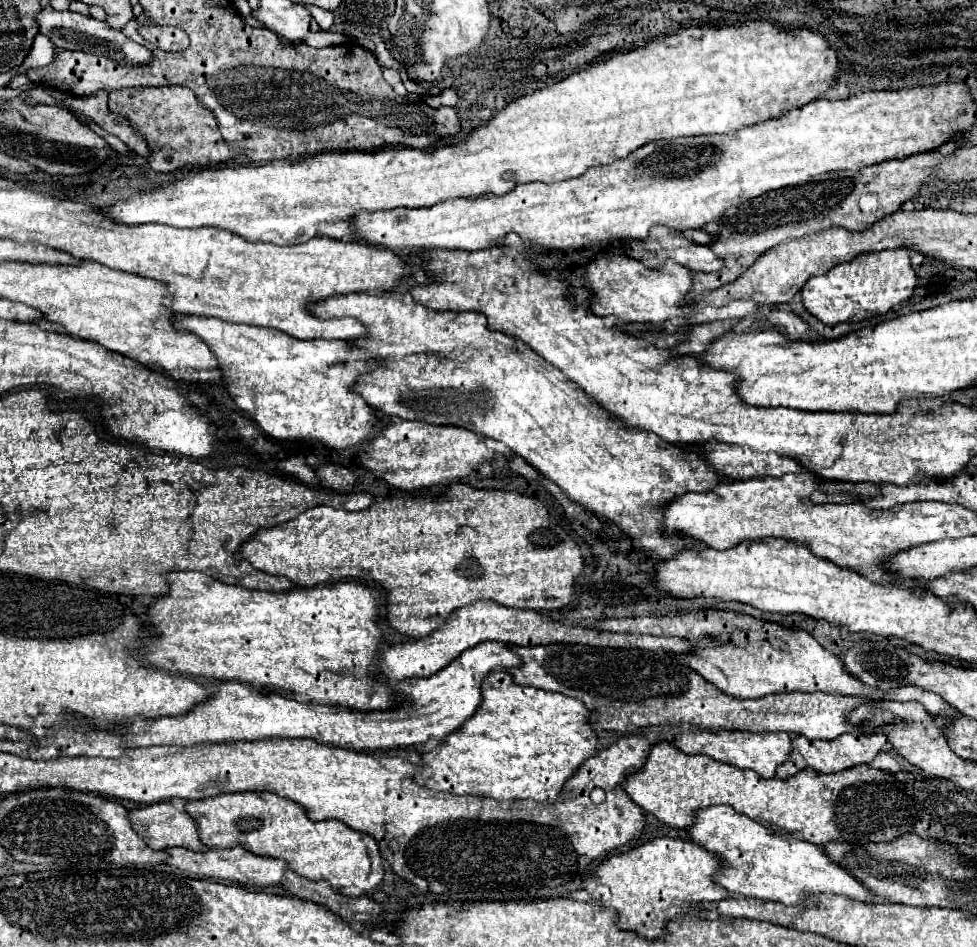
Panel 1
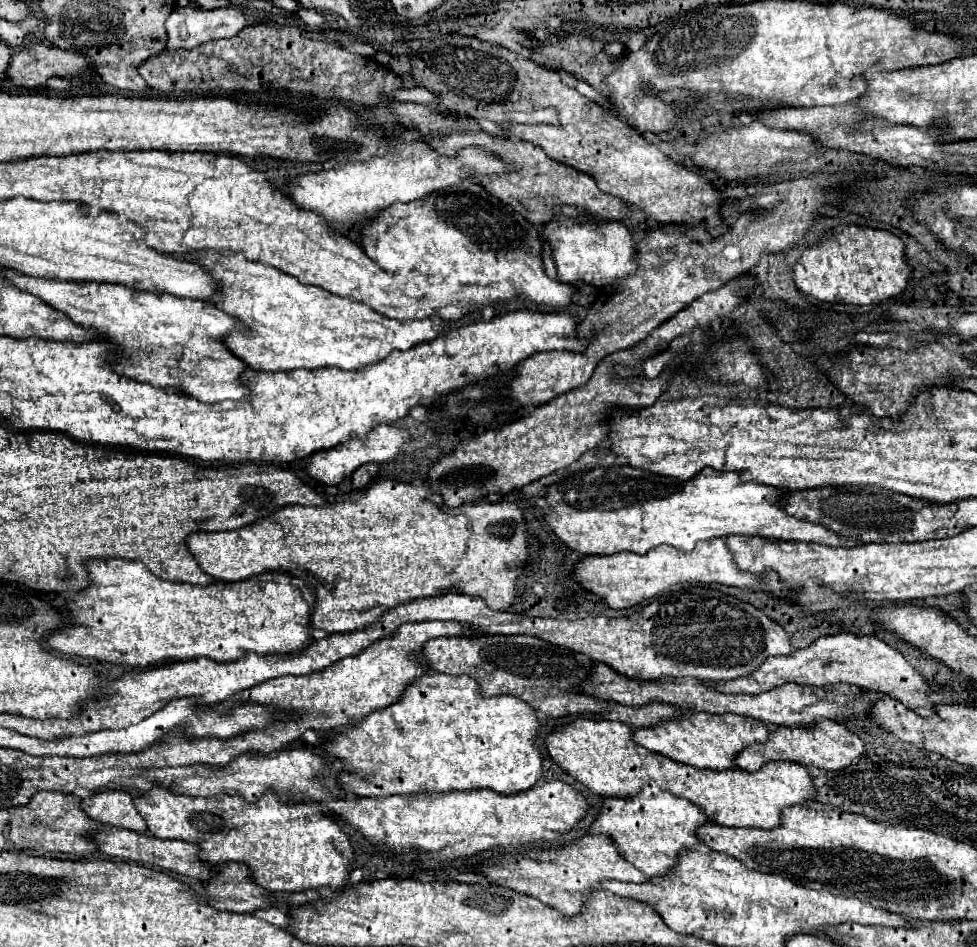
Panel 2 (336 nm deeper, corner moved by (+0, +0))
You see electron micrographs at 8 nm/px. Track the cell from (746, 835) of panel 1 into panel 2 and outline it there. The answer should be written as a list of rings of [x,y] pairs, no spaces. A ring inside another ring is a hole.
[[[646,787],[632,799],[604,799],[604,809],[592,825],[592,833],[604,833],[612,837],[618,849],[622,849],[620,853],[624,855],[624,859],[640,869],[648,879],[652,879],[670,873],[678,863],[680,851],[700,845],[696,829],[708,823],[712,821],[710,817],[706,817],[706,811],[692,801],[676,797],[662,789]]]

